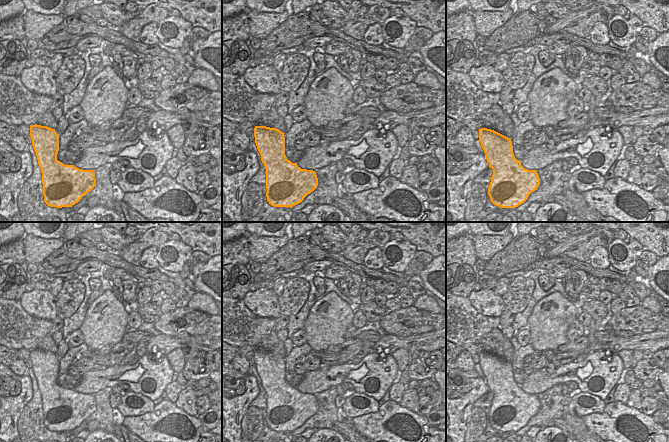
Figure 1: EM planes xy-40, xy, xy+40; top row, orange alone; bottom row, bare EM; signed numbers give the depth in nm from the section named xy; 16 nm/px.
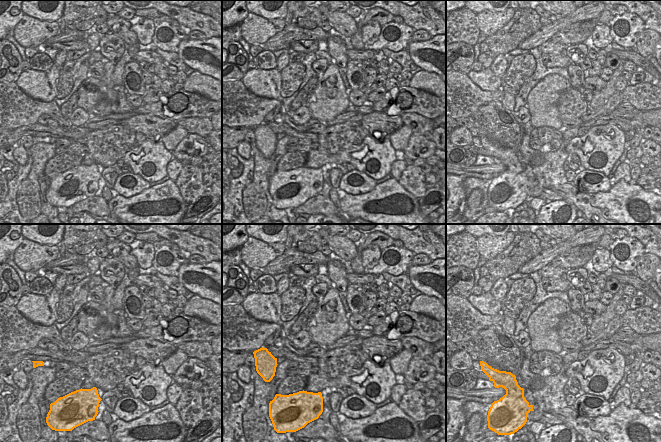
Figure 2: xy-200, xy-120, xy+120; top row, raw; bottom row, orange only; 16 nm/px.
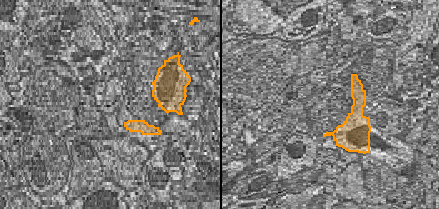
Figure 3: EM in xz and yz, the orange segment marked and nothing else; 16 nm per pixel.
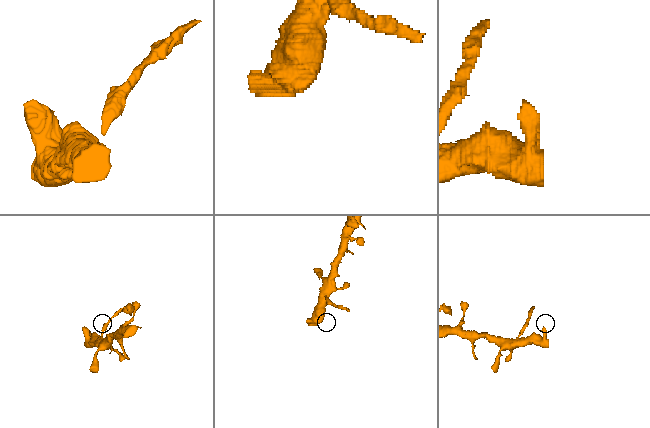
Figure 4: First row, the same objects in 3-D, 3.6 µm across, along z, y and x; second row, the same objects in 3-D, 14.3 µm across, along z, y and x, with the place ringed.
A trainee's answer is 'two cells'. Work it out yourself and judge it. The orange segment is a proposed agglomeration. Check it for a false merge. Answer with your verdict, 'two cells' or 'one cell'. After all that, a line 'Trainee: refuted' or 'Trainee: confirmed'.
one cell
Trainee: refuted

